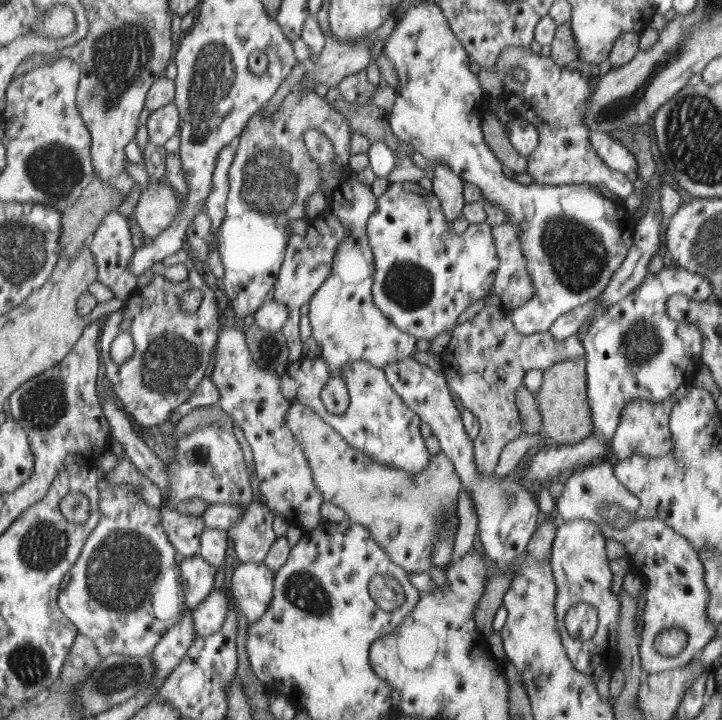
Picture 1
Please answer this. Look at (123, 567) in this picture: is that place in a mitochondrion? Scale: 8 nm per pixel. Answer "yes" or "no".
yes

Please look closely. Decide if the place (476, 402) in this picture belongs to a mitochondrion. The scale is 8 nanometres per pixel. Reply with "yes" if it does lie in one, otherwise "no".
no

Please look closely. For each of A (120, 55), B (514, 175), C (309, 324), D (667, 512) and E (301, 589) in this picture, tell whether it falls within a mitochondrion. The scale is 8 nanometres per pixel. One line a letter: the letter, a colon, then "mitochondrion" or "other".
A: mitochondrion
B: other
C: other
D: other
E: mitochondrion

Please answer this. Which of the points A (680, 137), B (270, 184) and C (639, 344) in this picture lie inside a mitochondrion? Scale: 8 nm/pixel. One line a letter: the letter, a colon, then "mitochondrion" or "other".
A: mitochondrion
B: mitochondrion
C: mitochondrion

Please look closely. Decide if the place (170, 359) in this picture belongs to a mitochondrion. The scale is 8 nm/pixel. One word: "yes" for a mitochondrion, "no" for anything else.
yes

